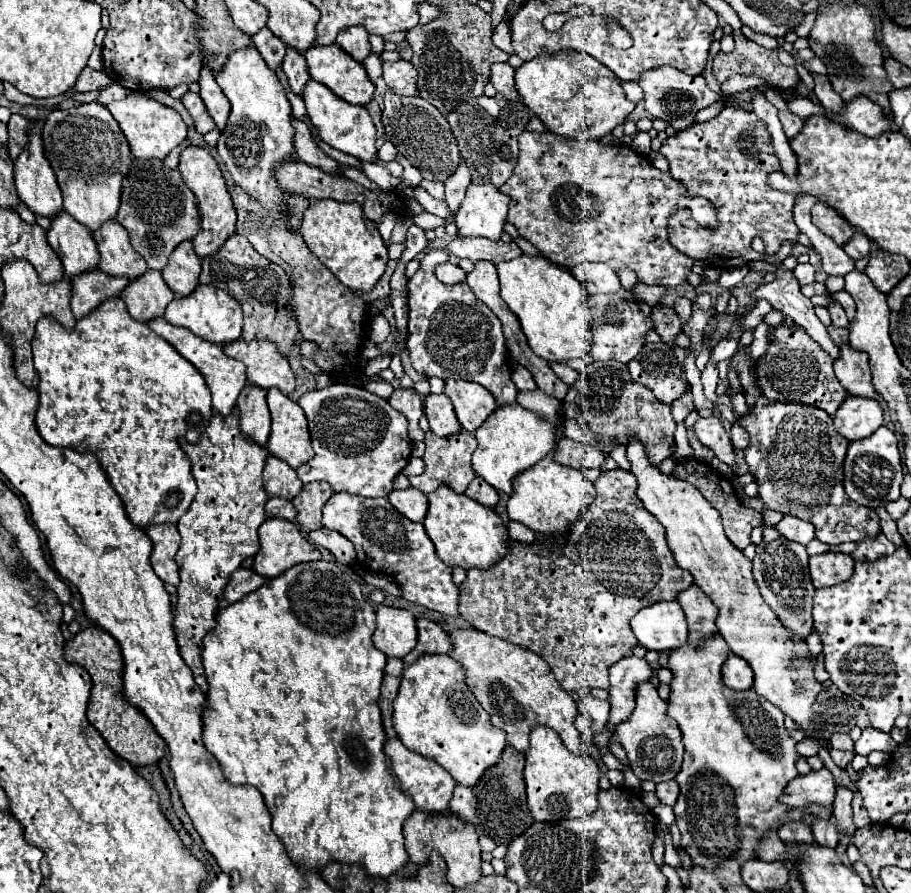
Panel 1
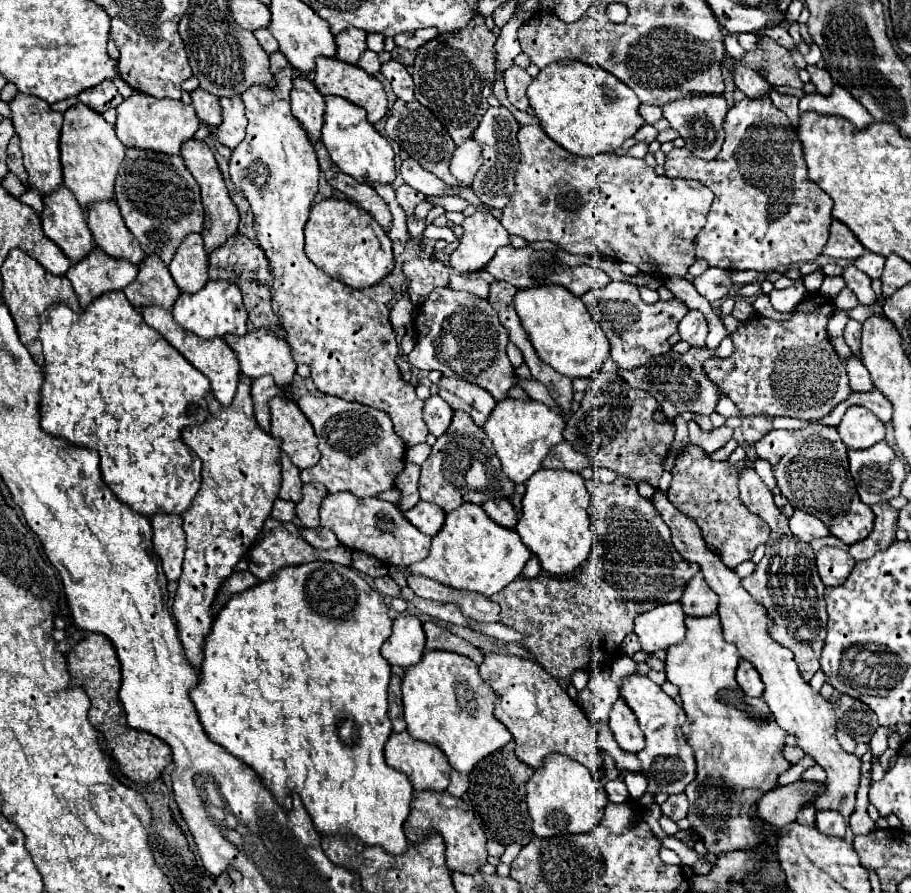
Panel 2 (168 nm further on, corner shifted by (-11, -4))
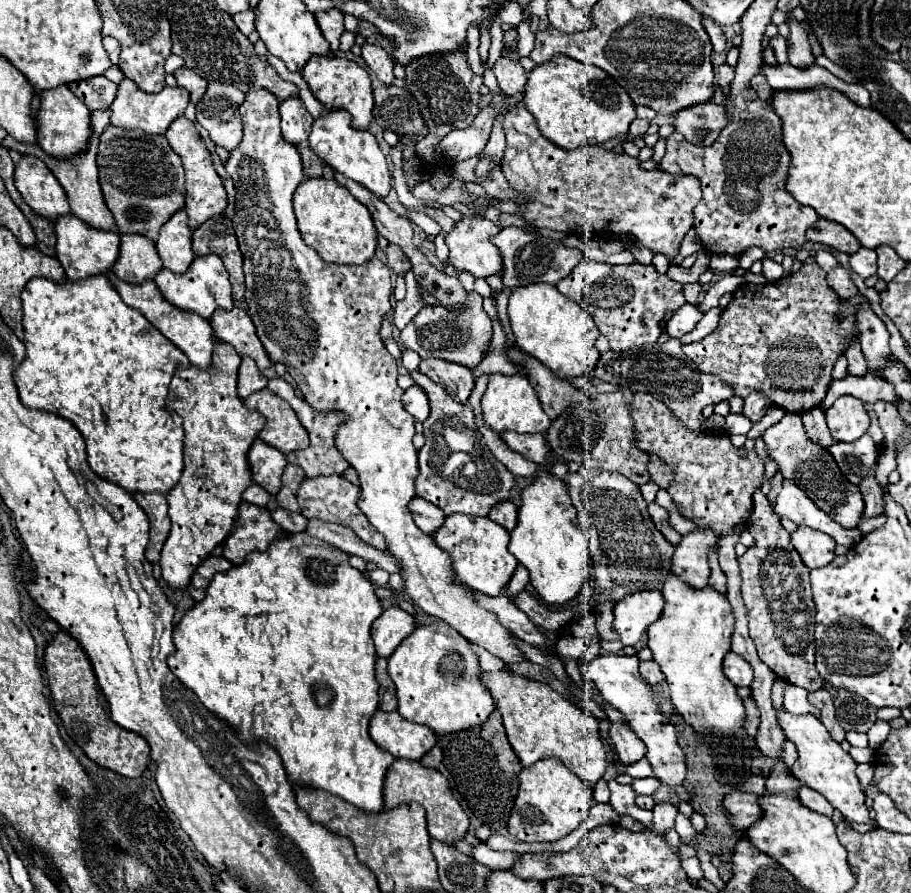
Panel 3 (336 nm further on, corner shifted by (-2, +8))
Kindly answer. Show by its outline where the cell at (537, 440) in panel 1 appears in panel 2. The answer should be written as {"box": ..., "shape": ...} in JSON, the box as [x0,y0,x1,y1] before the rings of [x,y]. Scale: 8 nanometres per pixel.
{"box":[482,398,566,486],"shape":[[[504,398],[496,404],[494,412],[482,428],[494,444],[494,450],[502,462],[502,472],[518,486],[540,468],[540,460],[544,460],[544,456],[548,456],[556,444],[564,442],[566,422],[558,412],[550,410],[542,402]]]}

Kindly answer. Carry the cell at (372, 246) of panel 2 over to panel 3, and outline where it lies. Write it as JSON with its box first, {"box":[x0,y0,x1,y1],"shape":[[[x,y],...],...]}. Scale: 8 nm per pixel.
{"box":[293,178,377,264],"shape":[[[327,178],[303,180],[293,194],[293,206],[303,240],[311,244],[311,248],[315,248],[325,262],[363,264],[375,256],[377,232],[371,214],[337,180]]]}

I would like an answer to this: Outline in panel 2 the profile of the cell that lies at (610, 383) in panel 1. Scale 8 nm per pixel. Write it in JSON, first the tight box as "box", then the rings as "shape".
{"box":[564,372,676,488],"shape":[[[598,372],[590,390],[586,390],[580,410],[568,418],[564,438],[572,442],[578,452],[586,454],[594,466],[610,468],[634,482],[646,480],[656,488],[676,432],[674,420],[654,420],[658,410],[662,410],[660,402],[652,394],[634,390],[618,372]]]}

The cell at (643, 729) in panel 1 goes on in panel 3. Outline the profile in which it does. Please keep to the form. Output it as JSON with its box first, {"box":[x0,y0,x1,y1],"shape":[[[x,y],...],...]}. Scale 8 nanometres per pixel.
{"box":[579,654,687,786],"shape":[[[601,654],[601,656],[597,656],[595,660],[589,660],[589,662],[579,660],[579,668],[581,668],[581,674],[597,686],[597,690],[601,692],[603,698],[625,714],[633,732],[643,740],[643,744],[647,746],[647,756],[645,758],[653,766],[655,778],[659,778],[661,782],[665,782],[669,786],[681,784],[683,778],[685,778],[685,772],[687,772],[685,754],[677,744],[675,726],[667,720],[665,714],[661,714],[657,710],[655,698],[651,694],[651,686],[641,680],[637,654],[633,654],[633,656]]]}

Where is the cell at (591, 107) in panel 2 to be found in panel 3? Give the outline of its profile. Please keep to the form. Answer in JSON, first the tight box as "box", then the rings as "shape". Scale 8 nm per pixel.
{"box":[523,56,635,150],"shape":[[[553,56],[529,72],[523,104],[535,116],[539,132],[563,150],[613,140],[625,134],[635,120],[635,104],[607,72],[567,56]]]}

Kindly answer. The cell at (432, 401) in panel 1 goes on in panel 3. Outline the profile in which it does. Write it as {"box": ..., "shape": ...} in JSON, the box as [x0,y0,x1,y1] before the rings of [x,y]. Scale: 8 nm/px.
{"box":[403,386,429,422],"shape":[[[411,386],[403,392],[403,408],[419,422],[423,422],[429,416],[429,400],[423,394],[423,390],[419,386]]]}

